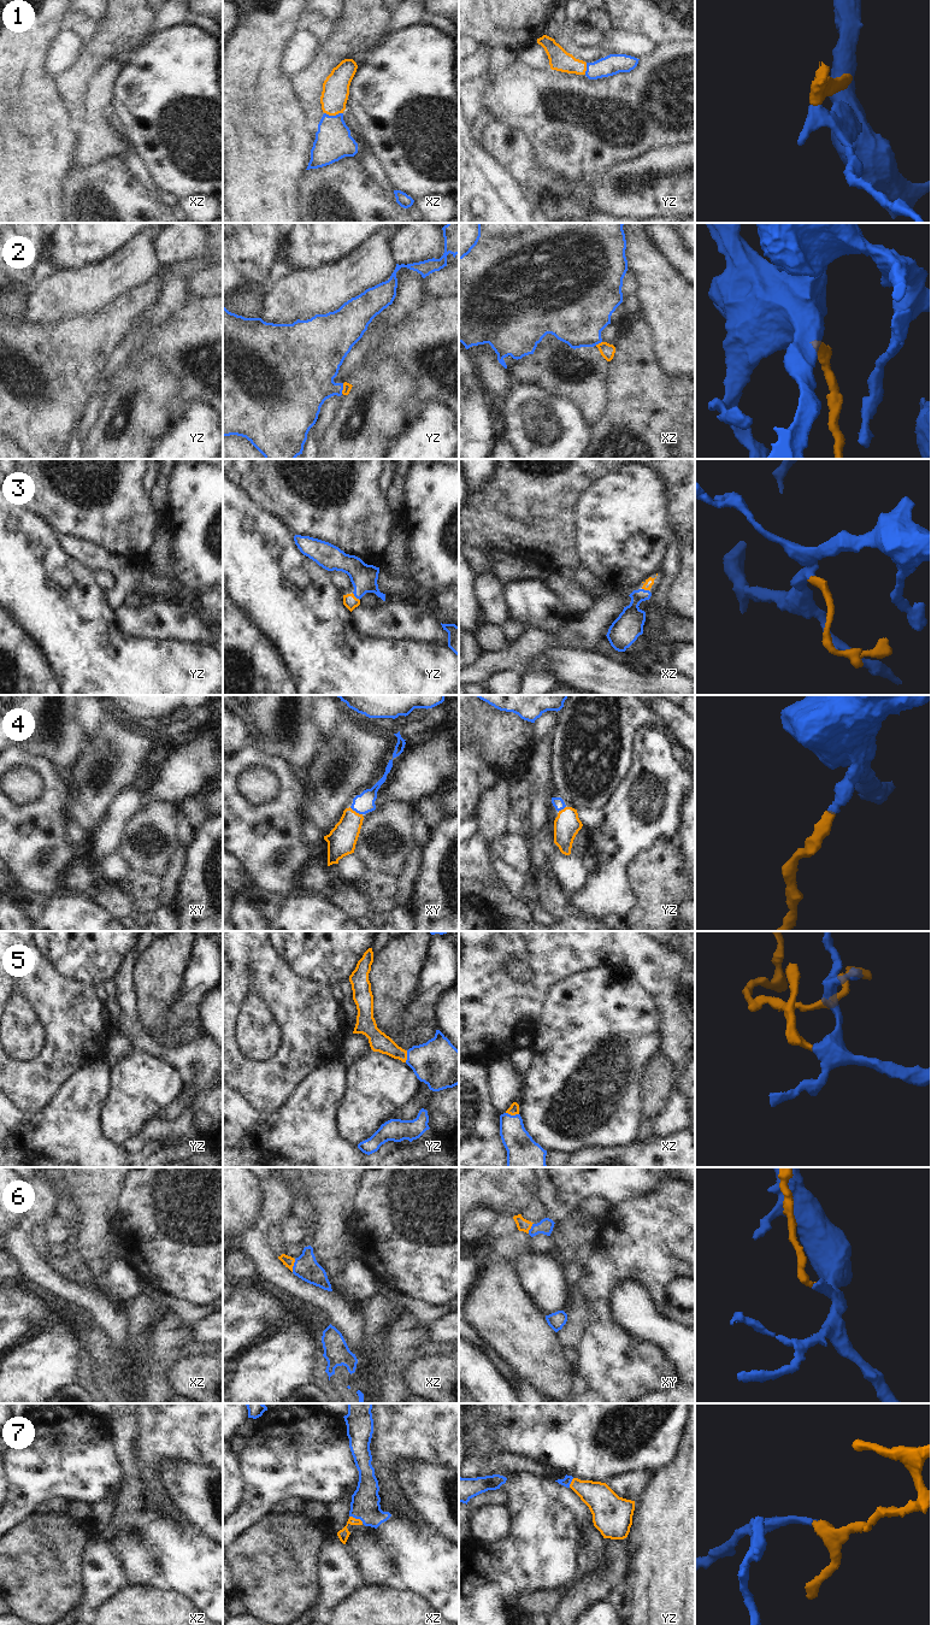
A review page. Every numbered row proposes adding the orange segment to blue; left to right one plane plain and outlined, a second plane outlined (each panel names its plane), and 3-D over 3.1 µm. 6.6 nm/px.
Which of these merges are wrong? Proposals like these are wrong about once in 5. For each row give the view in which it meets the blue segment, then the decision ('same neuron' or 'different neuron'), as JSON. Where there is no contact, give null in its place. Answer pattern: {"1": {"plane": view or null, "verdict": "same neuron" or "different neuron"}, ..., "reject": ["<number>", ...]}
{"1": {"plane": "xz", "verdict": "same neuron"}, "2": {"plane": "yz", "verdict": "same neuron"}, "3": {"plane": "yz", "verdict": "same neuron"}, "4": {"plane": "xy", "verdict": "same neuron"}, "5": {"plane": "xz", "verdict": "same neuron"}, "6": {"plane": "xz", "verdict": "same neuron"}, "7": {"plane": "xz", "verdict": "same neuron"}, "reject": []}

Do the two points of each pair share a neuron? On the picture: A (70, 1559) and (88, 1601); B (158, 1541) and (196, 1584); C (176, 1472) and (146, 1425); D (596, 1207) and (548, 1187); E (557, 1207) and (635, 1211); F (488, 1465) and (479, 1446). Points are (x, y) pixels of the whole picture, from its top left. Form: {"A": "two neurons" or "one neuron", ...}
{"A": "two neurons", "B": "one neuron", "C": "two neurons", "D": "two neurons", "E": "two neurons", "F": "two neurons"}

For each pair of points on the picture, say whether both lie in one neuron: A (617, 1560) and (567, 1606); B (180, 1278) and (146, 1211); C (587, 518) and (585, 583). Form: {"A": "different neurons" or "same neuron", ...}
{"A": "same neuron", "B": "same neuron", "C": "different neurons"}

